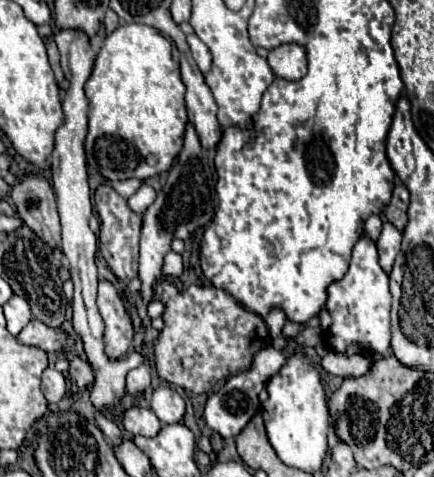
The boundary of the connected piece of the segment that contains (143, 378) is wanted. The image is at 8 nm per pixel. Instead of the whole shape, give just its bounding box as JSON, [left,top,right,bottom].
[126,363,151,396]

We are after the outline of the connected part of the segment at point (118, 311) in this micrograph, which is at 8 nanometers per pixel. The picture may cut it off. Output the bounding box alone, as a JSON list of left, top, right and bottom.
[98,281,134,359]

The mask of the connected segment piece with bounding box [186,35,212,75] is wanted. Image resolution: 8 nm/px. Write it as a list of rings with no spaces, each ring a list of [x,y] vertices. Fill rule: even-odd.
[[[186,35],[188,39],[188,45],[190,45],[190,51],[192,51],[192,57],[198,65],[198,69],[206,75],[210,71],[210,65],[212,65],[212,57],[210,57],[210,51],[208,47],[196,37],[196,35]]]

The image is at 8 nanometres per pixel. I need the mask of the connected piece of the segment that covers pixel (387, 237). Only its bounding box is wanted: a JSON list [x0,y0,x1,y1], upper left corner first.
[378,223,402,273]

